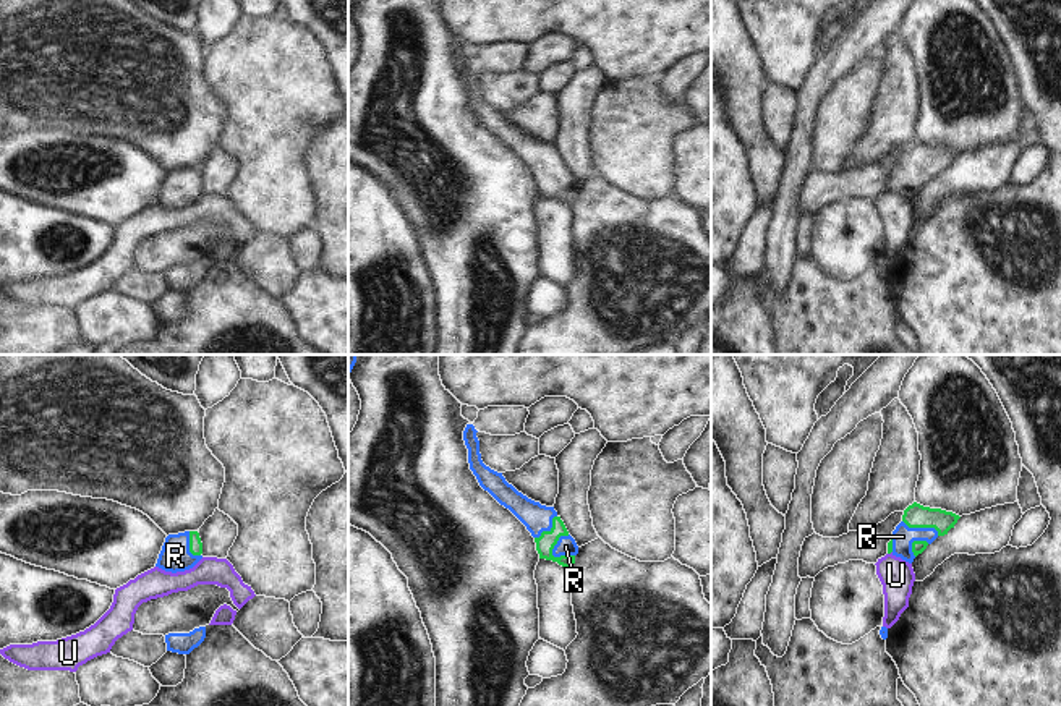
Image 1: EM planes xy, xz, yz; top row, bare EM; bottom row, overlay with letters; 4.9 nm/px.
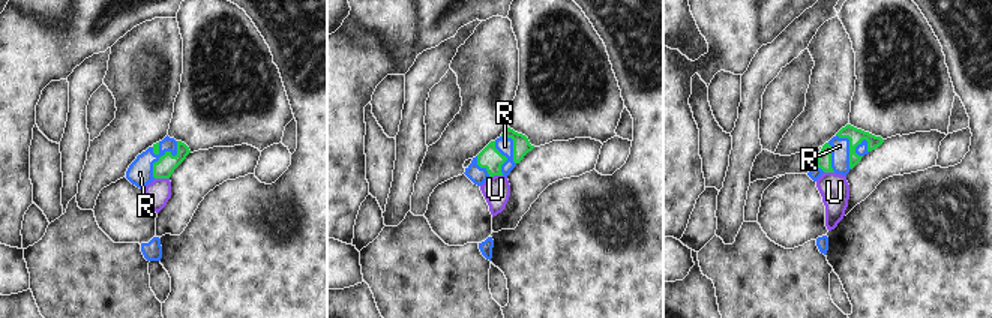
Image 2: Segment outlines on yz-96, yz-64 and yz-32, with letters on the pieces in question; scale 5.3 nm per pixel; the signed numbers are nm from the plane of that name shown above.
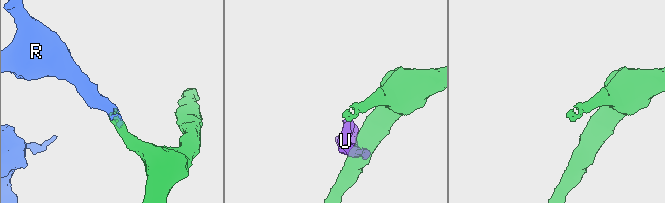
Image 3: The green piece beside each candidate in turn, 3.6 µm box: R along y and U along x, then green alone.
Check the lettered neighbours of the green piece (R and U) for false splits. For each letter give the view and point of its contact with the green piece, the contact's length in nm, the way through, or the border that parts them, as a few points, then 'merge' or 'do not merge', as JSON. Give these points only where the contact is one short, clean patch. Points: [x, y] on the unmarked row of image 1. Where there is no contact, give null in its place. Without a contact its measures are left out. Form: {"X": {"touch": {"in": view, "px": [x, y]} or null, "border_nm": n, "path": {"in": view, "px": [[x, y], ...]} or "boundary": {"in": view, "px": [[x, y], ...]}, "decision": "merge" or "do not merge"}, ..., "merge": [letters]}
{"R": {"touch": {"in": "xz", "px": [556, 180]}, "border_nm": 140, "path": {"in": "xz", "px": [[545, 182], [556, 180], [566, 183]]}, "decision": "merge"}, "U": {"touch": {"in": "yz", "px": [890, 190]}, "border_nm": 30, "decision": "do not merge"}, "merge": ["R"]}

